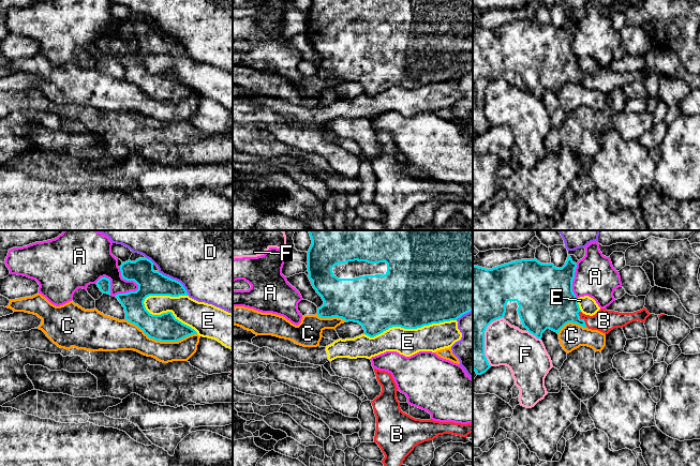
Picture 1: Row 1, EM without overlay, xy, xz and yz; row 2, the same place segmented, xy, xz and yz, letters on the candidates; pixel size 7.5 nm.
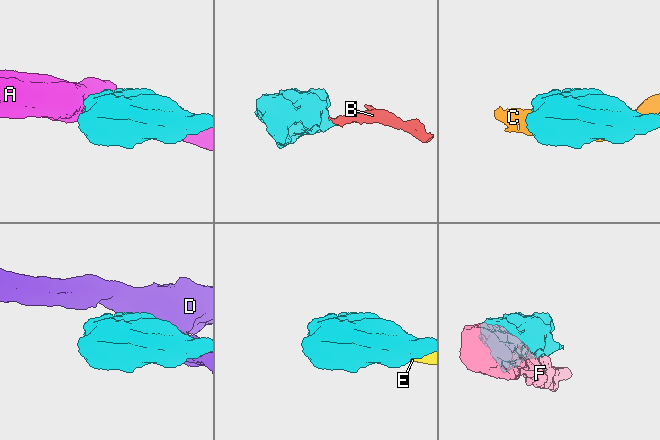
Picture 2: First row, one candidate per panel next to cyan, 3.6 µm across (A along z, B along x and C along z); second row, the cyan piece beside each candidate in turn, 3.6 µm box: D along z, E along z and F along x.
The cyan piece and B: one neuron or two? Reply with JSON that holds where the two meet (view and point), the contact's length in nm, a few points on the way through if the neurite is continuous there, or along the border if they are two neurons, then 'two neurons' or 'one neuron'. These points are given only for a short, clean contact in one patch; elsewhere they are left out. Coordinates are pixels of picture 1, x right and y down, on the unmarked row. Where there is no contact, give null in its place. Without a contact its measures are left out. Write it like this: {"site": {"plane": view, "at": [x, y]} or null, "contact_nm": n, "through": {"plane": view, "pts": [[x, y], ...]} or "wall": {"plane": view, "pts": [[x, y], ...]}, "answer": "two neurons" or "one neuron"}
{"site": {"plane": "yz", "at": [582, 79]}, "contact_nm": 150, "through": {"plane": "yz", "pts": [[553, 64], [582, 79], [604, 80]]}, "answer": "one neuron"}

